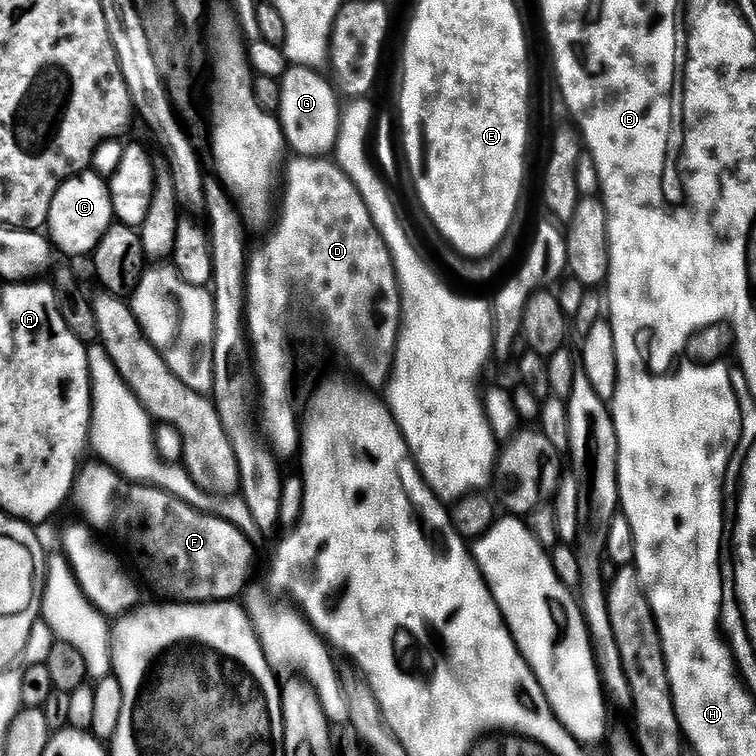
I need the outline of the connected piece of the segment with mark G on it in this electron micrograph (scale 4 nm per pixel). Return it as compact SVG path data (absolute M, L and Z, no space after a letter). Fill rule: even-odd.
M289 67L279 81L280 112L278 119L284 130L284 138L289 149L301 157L327 157L338 142L342 103L332 89L333 81L324 77L323 71L315 68Z

